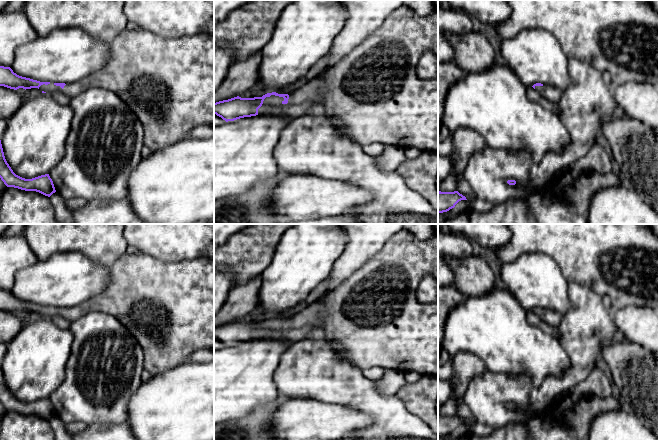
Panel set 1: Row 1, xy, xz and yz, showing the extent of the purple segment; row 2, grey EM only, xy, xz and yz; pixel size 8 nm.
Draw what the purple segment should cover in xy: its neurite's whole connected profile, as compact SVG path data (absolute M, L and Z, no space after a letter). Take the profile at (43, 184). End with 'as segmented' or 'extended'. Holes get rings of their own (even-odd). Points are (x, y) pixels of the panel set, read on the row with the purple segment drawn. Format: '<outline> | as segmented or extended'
M0 140L0 178L7 187L14 187L25 191L36 191L50 197L56 192L49 174L32 179L25 179L16 175L7 163Z | as segmented

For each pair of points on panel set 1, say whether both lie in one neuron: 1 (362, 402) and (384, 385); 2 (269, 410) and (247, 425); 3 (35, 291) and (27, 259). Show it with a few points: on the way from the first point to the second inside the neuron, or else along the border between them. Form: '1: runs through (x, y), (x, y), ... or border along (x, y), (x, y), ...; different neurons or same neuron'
1: border along (375, 381), (381, 393), (395, 395); different neurons
2: runs through (264, 413), (252, 425); same neuron
3: border along (38, 260), (21, 269), (16, 274), (13, 283); different neurons

